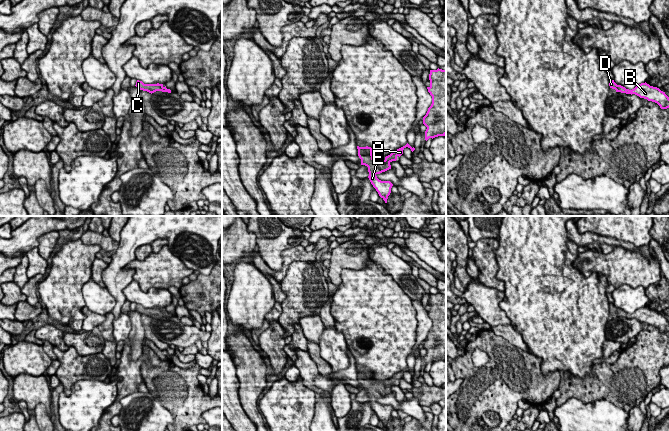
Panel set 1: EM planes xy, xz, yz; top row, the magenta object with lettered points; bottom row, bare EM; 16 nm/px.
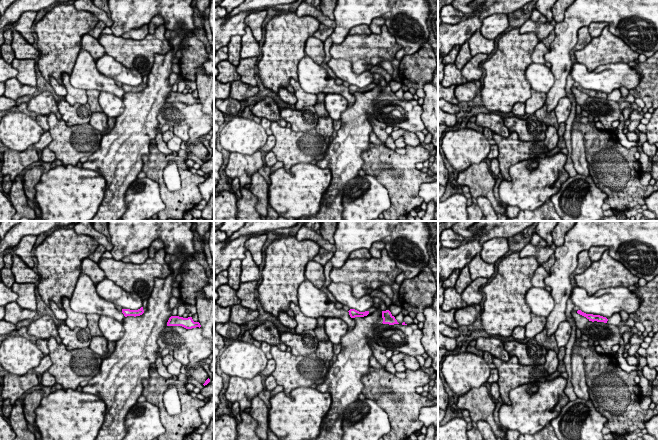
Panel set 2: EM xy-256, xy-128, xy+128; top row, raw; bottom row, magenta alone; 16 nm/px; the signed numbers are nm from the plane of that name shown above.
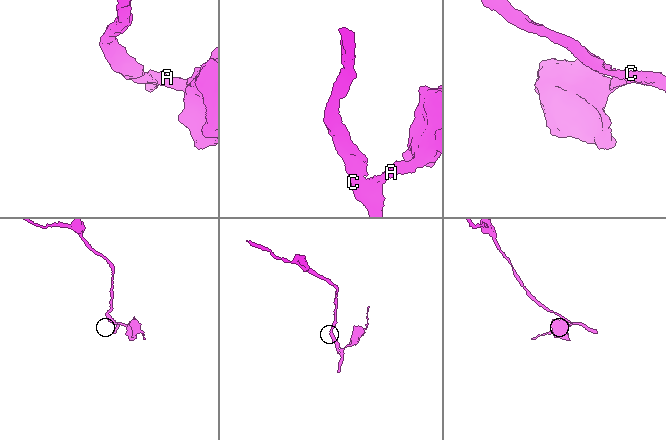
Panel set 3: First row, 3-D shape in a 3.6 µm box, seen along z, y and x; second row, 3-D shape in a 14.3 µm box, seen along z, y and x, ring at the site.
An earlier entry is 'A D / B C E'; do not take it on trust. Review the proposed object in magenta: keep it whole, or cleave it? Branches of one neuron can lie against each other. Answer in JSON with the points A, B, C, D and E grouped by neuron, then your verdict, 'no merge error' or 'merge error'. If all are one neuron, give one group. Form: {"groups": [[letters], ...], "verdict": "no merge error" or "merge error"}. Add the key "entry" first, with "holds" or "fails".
{"entry": "fails", "groups": [["A", "B", "C", "D", "E"]], "verdict": "no merge error"}

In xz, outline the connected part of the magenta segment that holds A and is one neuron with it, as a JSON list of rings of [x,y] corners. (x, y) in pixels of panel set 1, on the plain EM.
[[[408,367],[392,376],[390,379],[386,380],[384,383],[378,382],[374,383],[372,379],[373,373],[371,371],[359,371],[358,373],[358,380],[361,383],[361,389],[365,389],[368,391],[369,396],[369,404],[373,411],[378,416],[379,420],[387,427],[388,420],[391,417],[391,412],[393,408],[390,405],[381,405],[377,402],[377,398],[380,398],[382,396],[385,396],[389,393],[391,393],[390,387],[392,385],[396,385],[397,381],[401,380],[403,378],[403,374],[408,371],[413,376],[415,372],[411,371]]]

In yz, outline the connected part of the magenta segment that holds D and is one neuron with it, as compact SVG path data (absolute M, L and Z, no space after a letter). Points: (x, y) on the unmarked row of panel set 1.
M610 304L609 307L610 312L615 313L616 316L626 317L626 318L635 318L640 322L647 323L648 325L652 325L657 327L661 333L669 332L669 321L665 318L665 316L661 315L657 311L650 310L649 308L641 307L637 309L634 313L629 314L621 309L617 309L614 304Z

